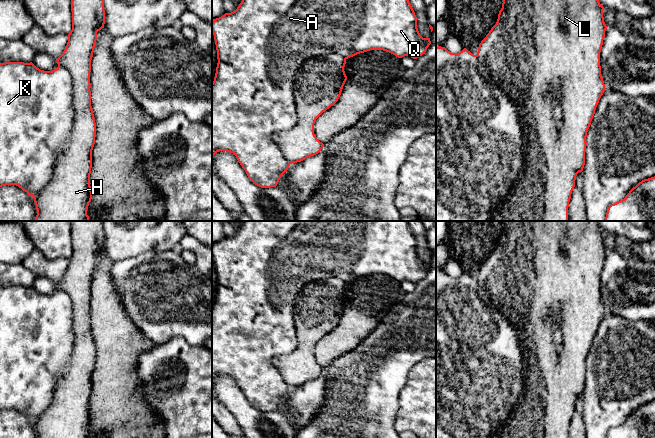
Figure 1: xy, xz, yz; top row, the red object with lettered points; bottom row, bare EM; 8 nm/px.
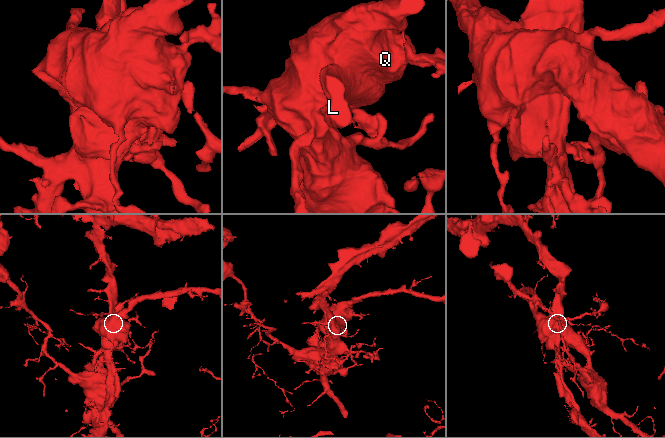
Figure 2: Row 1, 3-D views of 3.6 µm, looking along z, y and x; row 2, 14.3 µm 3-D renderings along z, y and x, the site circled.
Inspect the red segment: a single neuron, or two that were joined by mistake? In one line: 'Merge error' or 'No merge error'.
Merge error

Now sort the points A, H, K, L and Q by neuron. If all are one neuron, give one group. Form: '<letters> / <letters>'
A K Q / H L

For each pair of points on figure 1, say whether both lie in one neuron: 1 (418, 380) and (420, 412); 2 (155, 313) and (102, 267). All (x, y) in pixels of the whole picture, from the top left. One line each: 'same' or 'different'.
1: same
2: different

